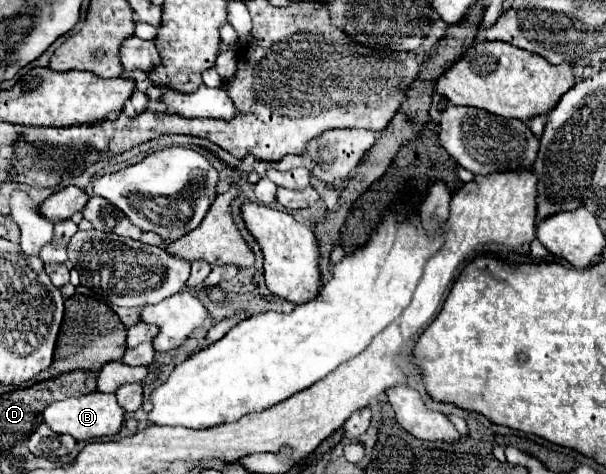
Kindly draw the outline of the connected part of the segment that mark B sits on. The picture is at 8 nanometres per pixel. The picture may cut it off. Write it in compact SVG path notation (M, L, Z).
M93 392L77 398L65 398L61 402L53 402L43 410L43 418L47 426L57 434L69 434L77 442L89 440L89 438L101 438L101 436L113 436L121 430L125 420L125 410L115 400L115 394L105 392Z

